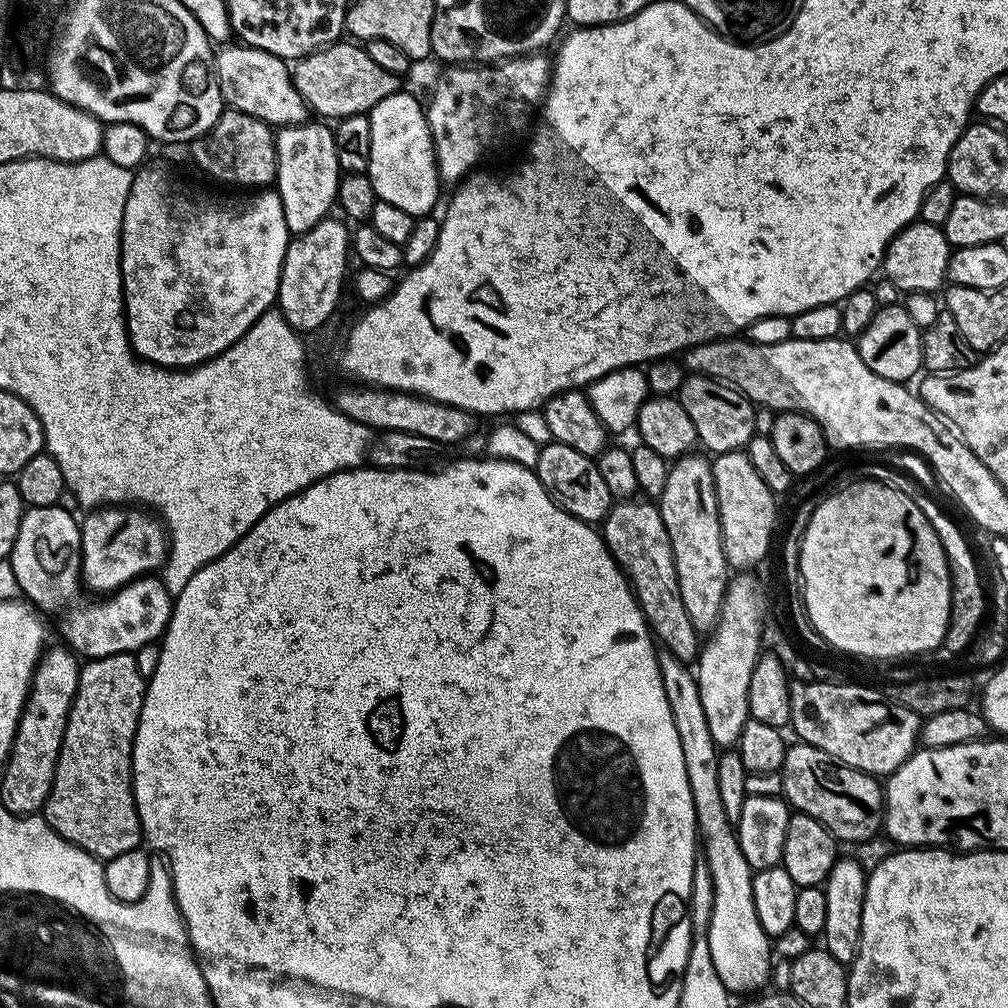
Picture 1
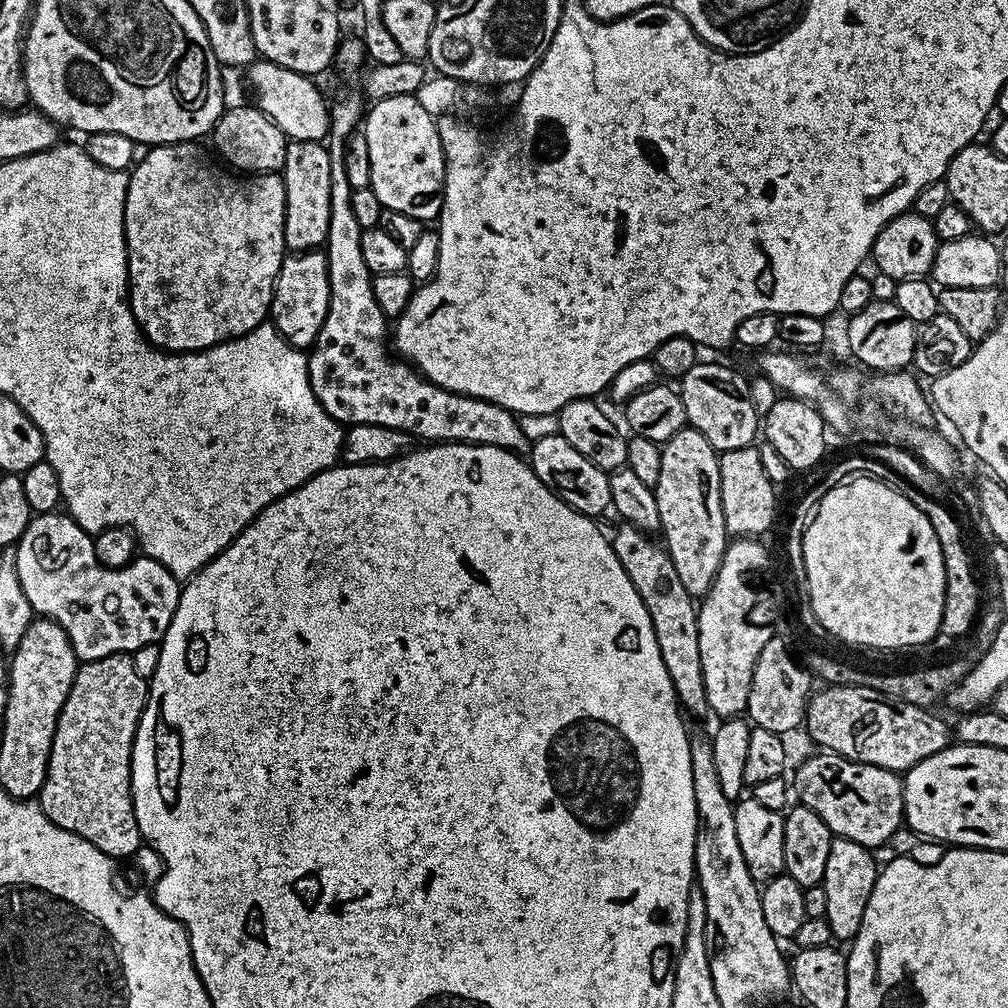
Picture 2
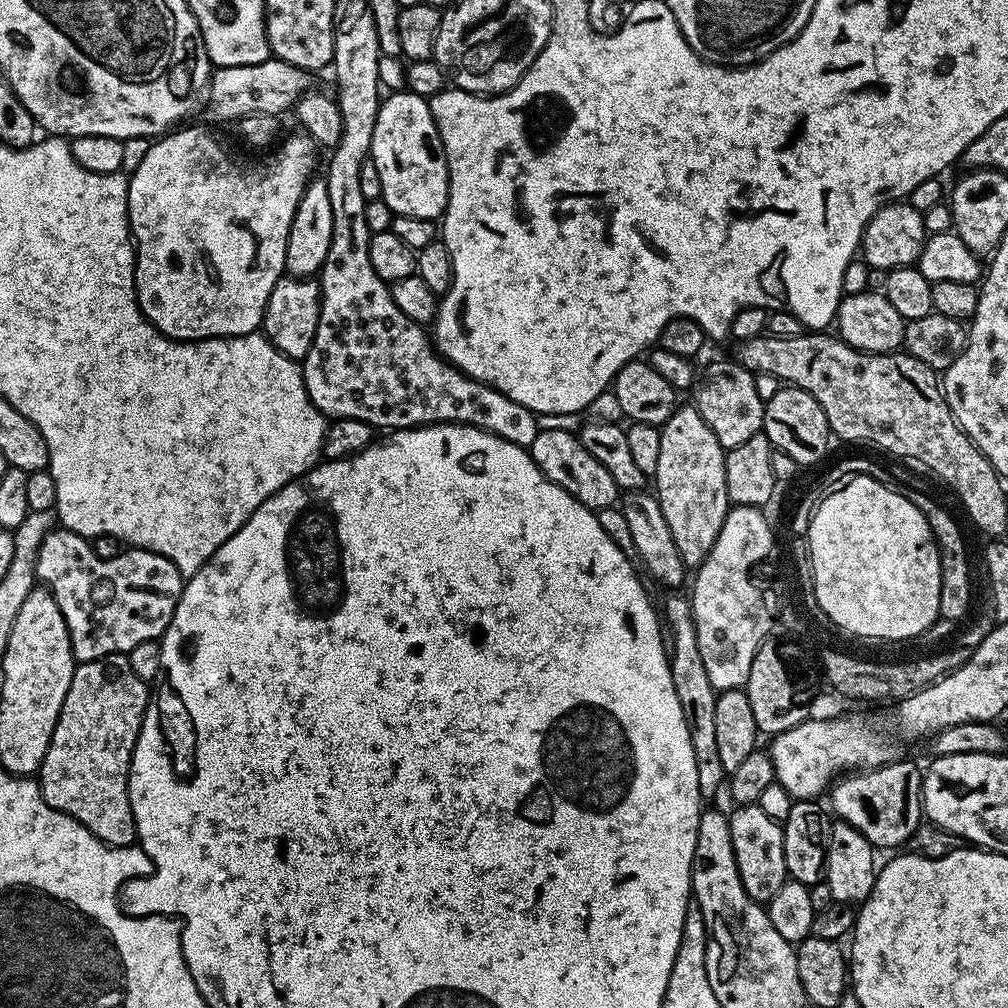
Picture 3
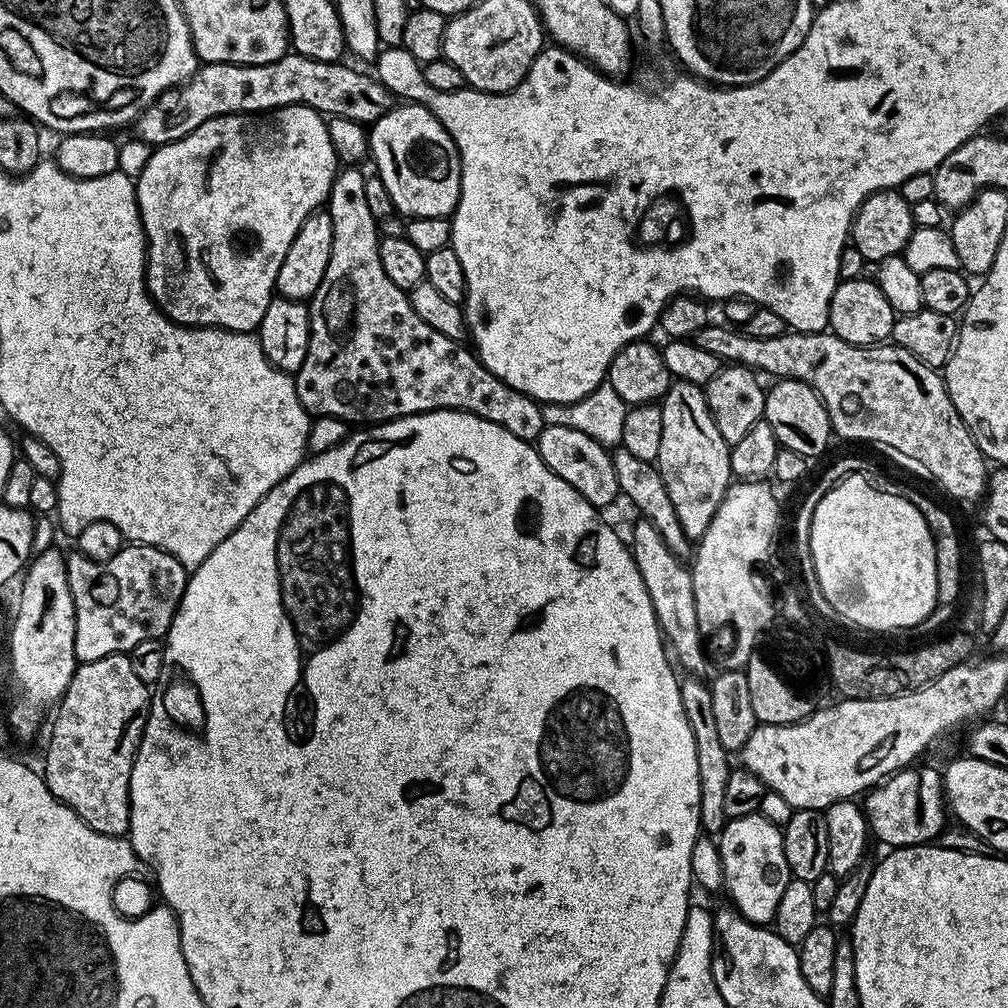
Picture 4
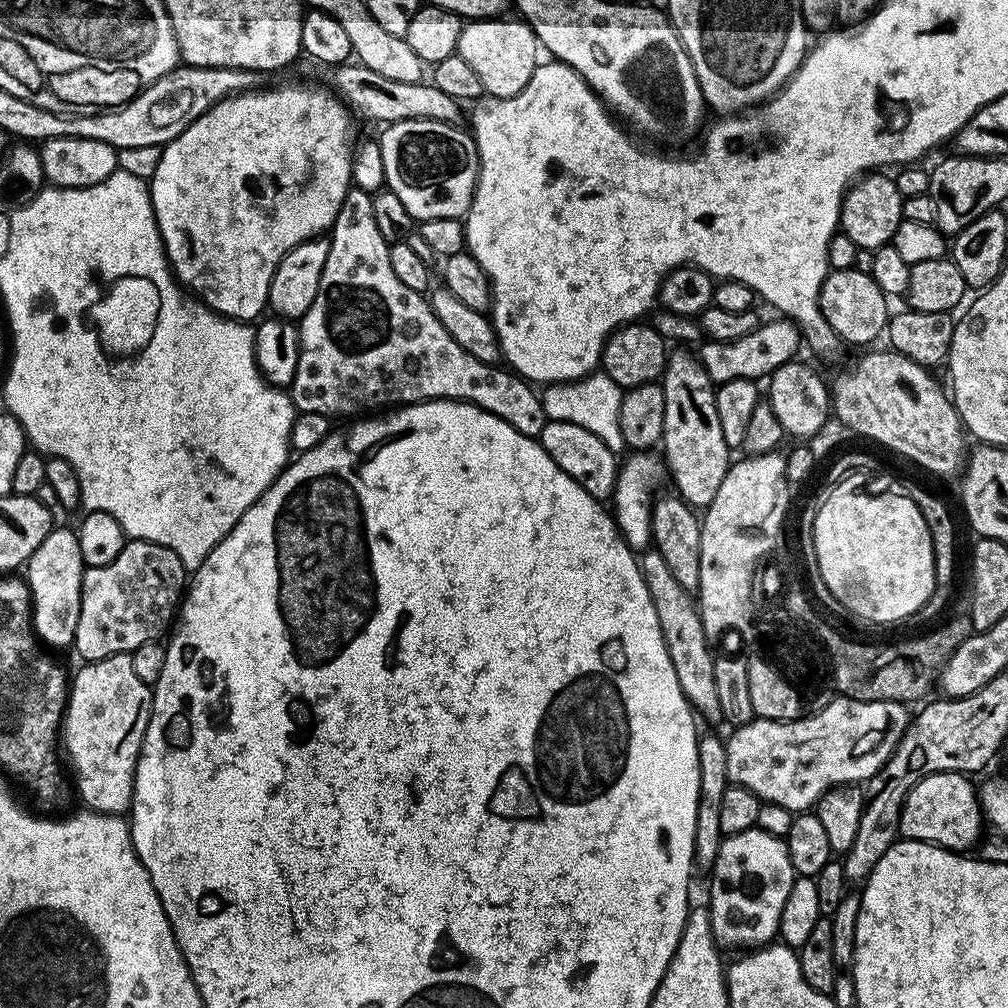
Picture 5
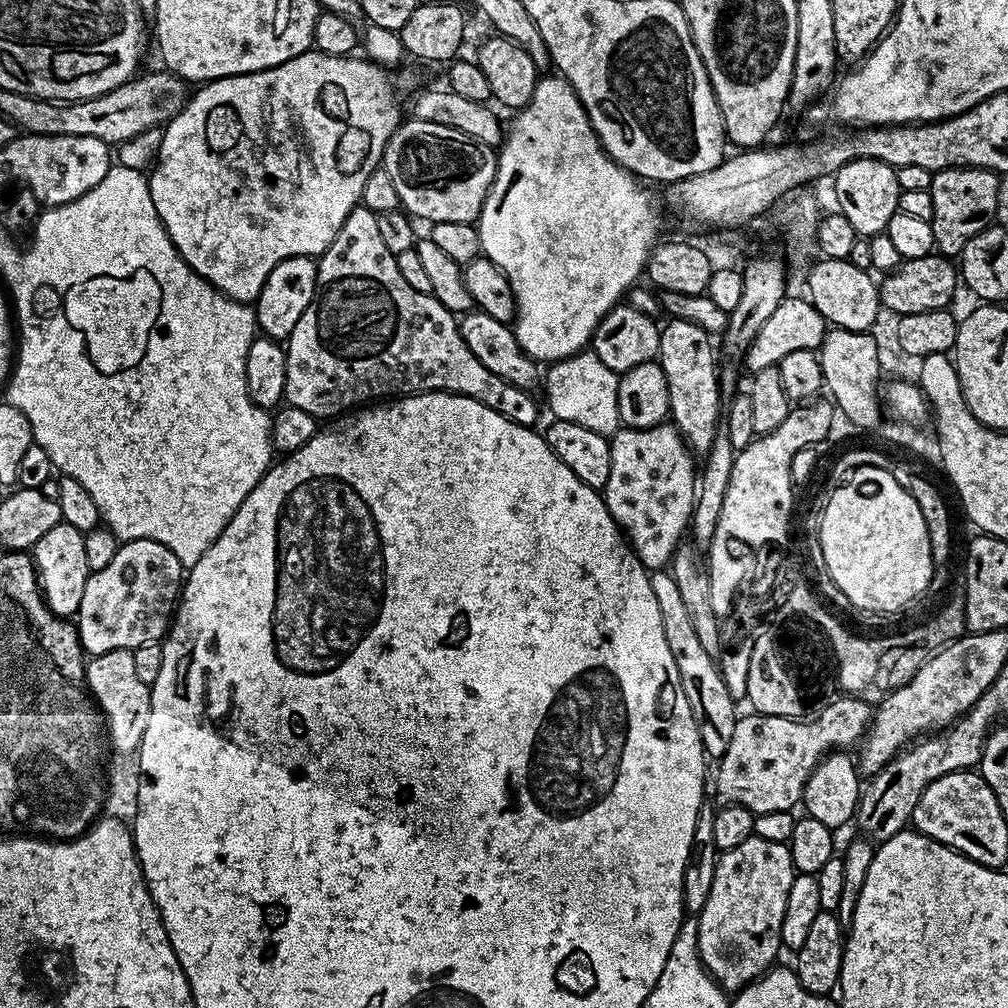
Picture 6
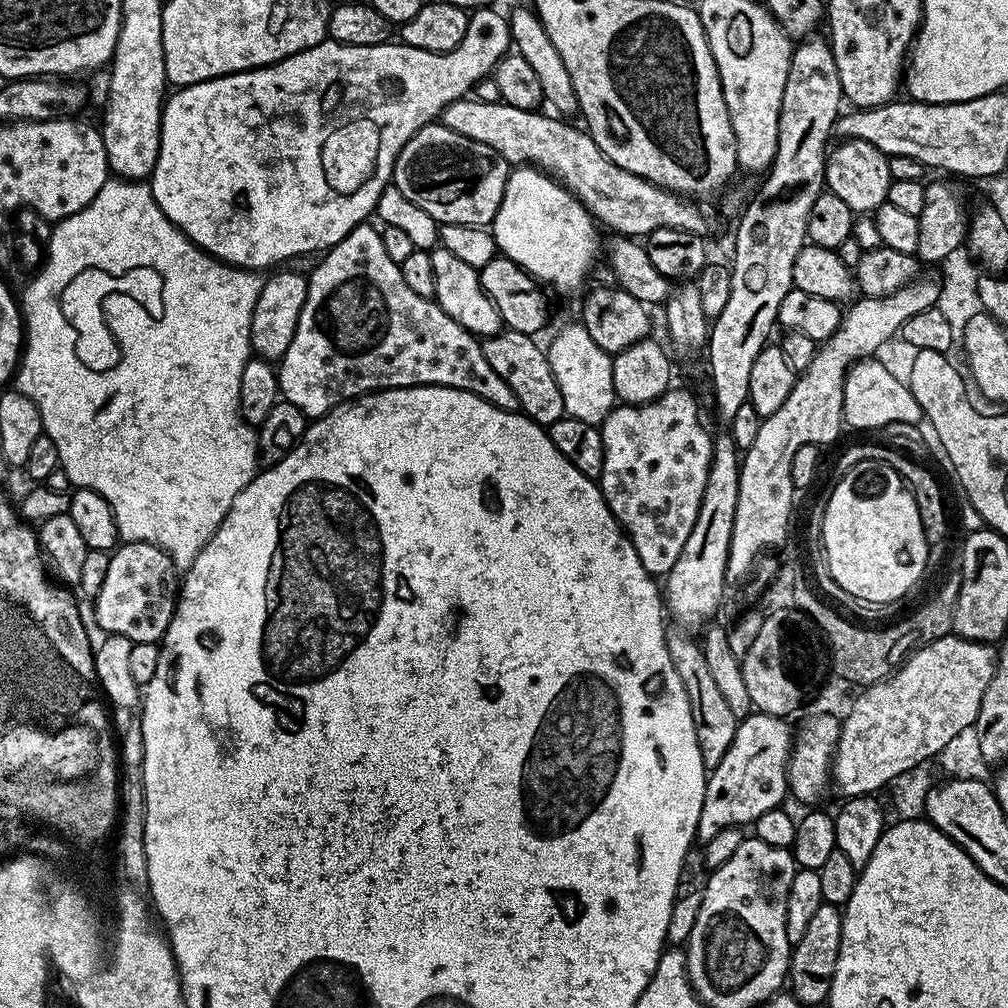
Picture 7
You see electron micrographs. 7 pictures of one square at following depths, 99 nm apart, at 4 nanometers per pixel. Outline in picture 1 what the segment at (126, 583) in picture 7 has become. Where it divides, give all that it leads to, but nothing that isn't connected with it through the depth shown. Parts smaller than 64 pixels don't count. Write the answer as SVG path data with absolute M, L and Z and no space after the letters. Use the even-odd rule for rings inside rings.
M51 504L50 506L29 507L22 518L22 530L18 530L18 542L14 542L14 550L10 557L10 563L14 570L14 578L18 578L18 586L25 601L31 602L41 613L60 612L67 604L72 604L80 596L82 589L82 577L80 574L80 524L70 513L60 504ZM152 574L97 600L100 600L97 604L74 605L60 620L60 632L68 639L67 647L81 657L94 660L123 652L134 654L142 646L157 643L168 629L174 603L163 579Z

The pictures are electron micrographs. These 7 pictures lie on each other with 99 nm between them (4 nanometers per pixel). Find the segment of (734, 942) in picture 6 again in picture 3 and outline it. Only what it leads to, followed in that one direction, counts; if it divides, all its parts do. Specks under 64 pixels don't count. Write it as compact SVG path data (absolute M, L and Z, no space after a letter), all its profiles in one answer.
M742 804L731 809L728 816L730 838L734 842L734 858L738 862L738 874L746 894L750 898L767 902L782 890L785 880L789 879L786 870L786 854L782 850L784 830L781 821L770 818L756 804Z

